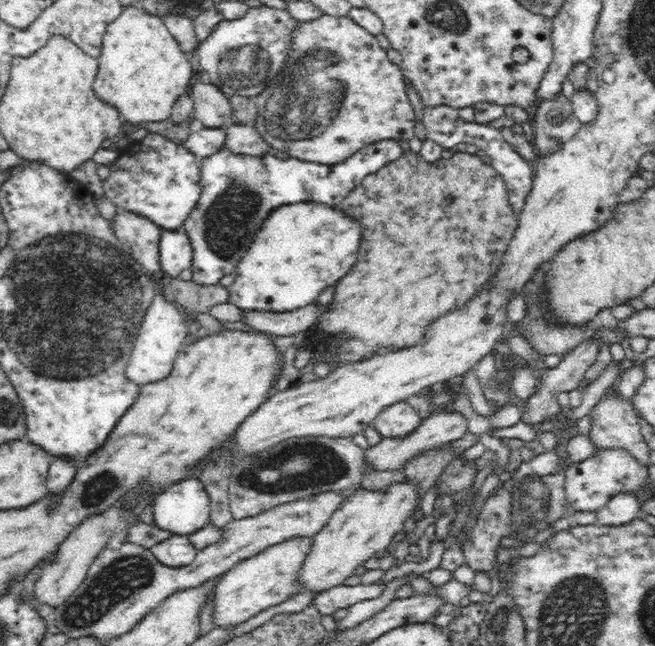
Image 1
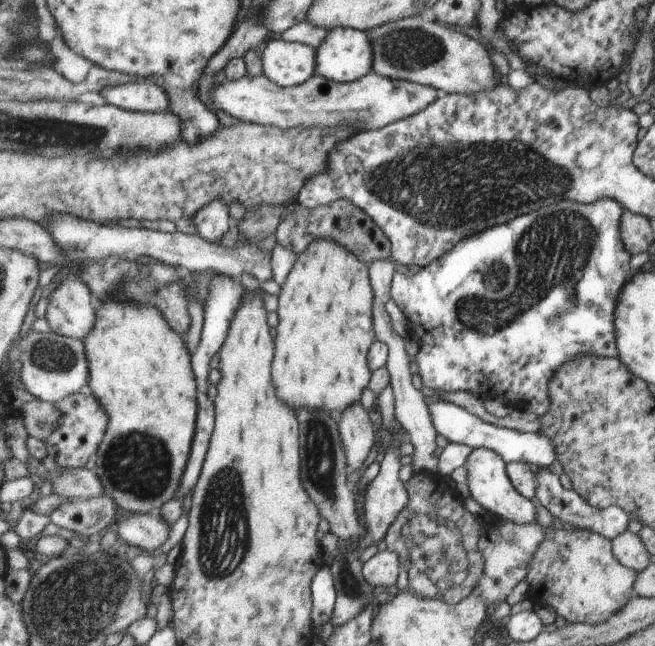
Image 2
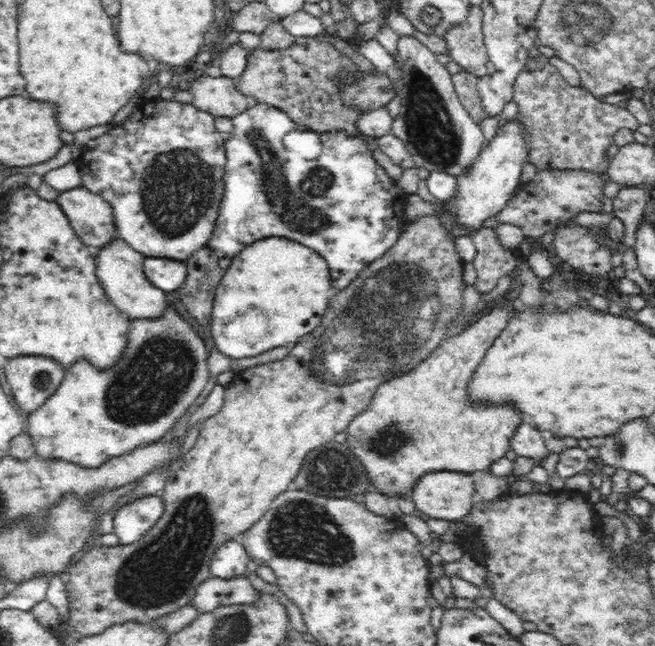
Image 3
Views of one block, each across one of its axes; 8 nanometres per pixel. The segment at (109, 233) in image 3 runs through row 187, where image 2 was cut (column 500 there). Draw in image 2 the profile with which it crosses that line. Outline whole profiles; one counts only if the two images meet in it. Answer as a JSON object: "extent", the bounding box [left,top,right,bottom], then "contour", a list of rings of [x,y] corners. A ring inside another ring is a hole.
{"extent":[368,15,505,96],"contour":[[[421,15],[382,24],[368,34],[375,49],[372,73],[380,76],[432,86],[443,94],[466,96],[492,90],[505,81],[492,66],[491,53],[484,45],[437,21],[428,22]]]}

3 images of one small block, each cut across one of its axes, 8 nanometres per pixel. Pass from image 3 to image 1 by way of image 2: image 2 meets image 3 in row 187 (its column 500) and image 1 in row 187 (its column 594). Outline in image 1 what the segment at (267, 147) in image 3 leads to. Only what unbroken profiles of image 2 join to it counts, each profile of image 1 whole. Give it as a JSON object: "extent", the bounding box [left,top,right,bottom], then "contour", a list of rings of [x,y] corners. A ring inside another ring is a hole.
{"extent":[184,140,404,286],"contour":[[[382,140],[367,144],[356,151],[353,156],[339,164],[321,164],[311,161],[302,161],[295,157],[280,160],[276,156],[264,154],[255,156],[251,154],[236,154],[226,146],[218,149],[213,156],[200,160],[202,188],[200,198],[197,200],[194,210],[190,212],[190,218],[184,222],[184,233],[189,237],[193,248],[191,262],[192,281],[206,286],[219,284],[219,280],[227,274],[234,274],[237,264],[248,250],[260,232],[264,220],[272,210],[276,210],[282,204],[292,202],[316,203],[328,207],[339,207],[341,200],[363,182],[369,175],[378,173],[388,164],[396,163],[404,156],[404,151],[398,145],[398,141]]]}

